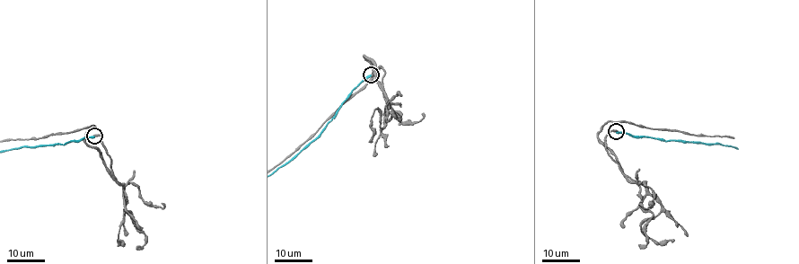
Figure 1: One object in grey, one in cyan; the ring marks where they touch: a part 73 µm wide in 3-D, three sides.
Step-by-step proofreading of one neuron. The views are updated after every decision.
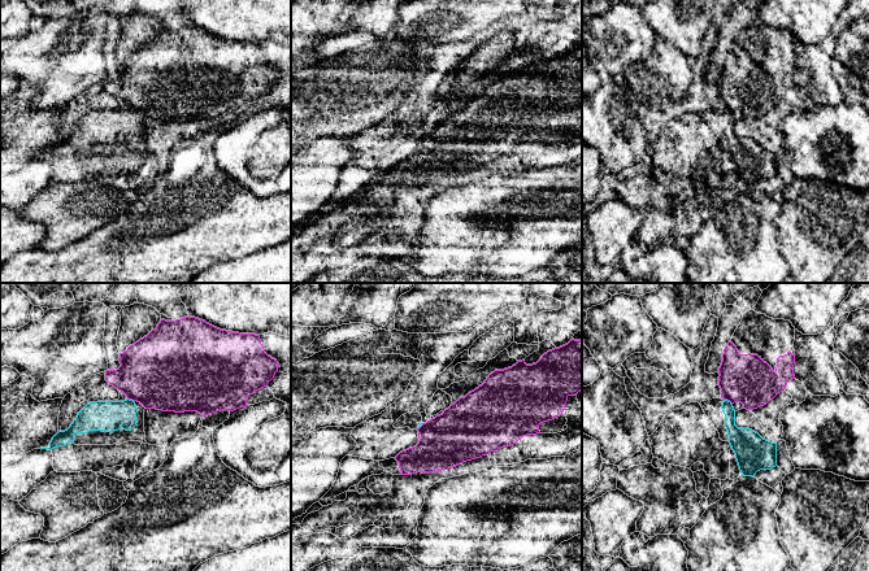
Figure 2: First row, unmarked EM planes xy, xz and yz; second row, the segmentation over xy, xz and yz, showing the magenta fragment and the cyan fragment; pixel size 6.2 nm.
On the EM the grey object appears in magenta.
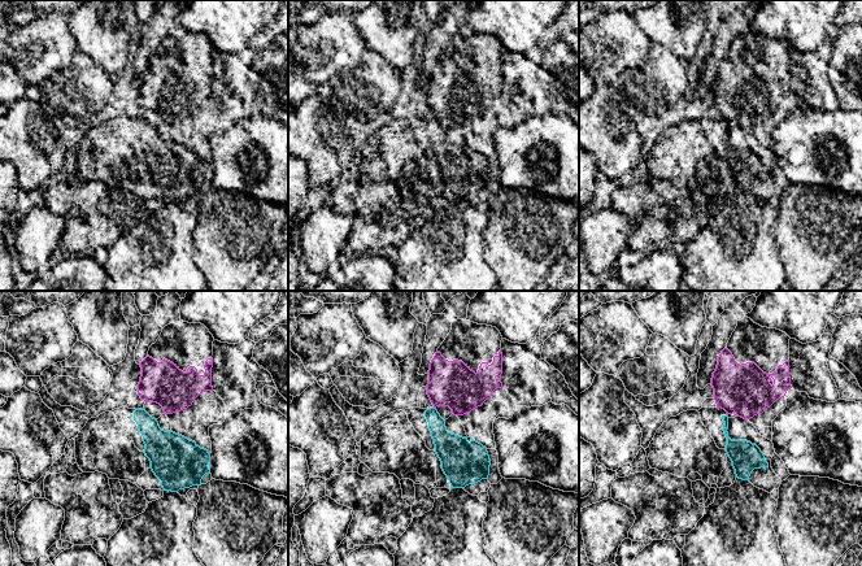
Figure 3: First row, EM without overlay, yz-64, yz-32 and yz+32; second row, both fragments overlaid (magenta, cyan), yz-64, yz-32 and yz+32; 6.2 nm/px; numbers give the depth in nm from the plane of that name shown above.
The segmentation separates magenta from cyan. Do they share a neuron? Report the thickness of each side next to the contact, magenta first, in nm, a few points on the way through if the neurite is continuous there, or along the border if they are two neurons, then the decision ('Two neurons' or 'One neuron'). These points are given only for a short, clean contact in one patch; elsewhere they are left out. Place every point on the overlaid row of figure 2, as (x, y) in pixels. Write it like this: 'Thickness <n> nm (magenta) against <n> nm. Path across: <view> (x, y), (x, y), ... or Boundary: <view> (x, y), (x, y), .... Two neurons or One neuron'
Thickness 300 nm (magenta) against 130 nm. Boundary: yz (724, 399), (731, 402). Two neurons

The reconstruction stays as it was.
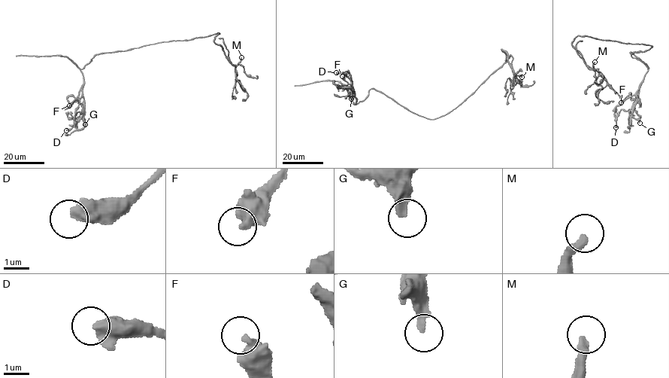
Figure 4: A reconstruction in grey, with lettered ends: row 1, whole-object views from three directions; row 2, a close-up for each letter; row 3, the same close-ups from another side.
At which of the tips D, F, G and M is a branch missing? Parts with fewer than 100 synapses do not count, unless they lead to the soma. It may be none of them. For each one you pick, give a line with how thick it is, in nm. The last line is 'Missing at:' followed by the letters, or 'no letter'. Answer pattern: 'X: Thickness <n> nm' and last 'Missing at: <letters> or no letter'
M: Thickness 320 nm
Missing at: M

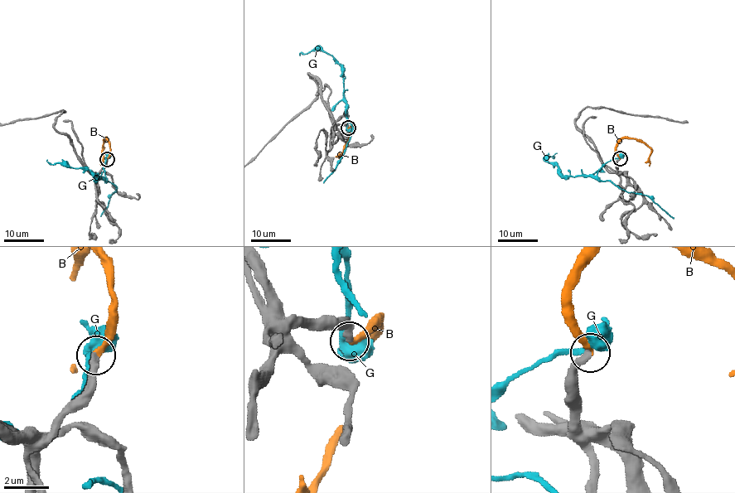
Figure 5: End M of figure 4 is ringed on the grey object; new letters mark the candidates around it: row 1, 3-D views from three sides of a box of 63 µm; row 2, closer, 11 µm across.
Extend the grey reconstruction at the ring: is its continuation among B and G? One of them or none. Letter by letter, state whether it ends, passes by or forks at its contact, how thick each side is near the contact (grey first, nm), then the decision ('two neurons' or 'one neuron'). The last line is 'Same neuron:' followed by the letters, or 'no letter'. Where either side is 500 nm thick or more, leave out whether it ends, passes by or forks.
B: it ends | 360/240 nm | one neuron
G: it passes by | 360/280 nm | two neurons
Same neuron: B

